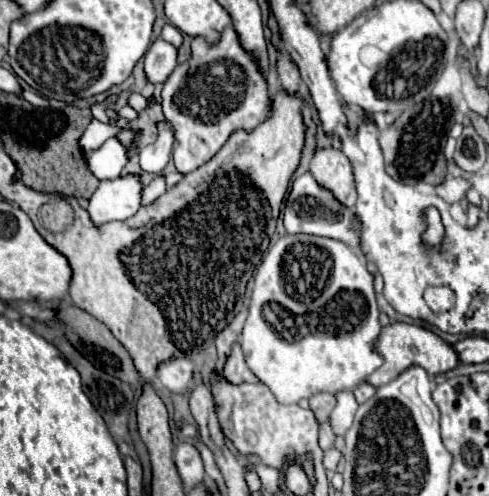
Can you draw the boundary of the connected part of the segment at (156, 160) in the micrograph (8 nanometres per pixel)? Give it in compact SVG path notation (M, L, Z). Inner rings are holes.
M168 122L158 124L158 140L150 146L144 146L140 150L140 168L144 172L152 172L152 174L160 174L166 164L170 162L170 150L172 150L172 142L174 142L174 132L172 126Z

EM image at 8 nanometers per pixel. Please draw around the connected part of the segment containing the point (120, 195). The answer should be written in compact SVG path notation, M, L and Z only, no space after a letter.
M136 176L104 180L90 196L88 214L92 224L108 224L114 220L128 220L140 208L142 186Z

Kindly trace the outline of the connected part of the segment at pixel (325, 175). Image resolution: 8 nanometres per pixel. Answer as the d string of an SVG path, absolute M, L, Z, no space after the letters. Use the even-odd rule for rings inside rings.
M334 148L318 150L310 162L310 172L322 188L328 188L336 200L340 200L340 204L354 208L356 184L352 176L352 164L344 152Z

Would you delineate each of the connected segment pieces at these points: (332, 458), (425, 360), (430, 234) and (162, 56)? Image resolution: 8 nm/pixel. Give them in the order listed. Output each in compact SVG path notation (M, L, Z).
M330 448L330 450L326 450L326 452L324 452L324 460L322 460L322 464L324 464L324 468L326 468L326 470L336 472L338 460L340 460L340 452L338 452L336 448Z
M394 322L394 324L388 324L380 330L380 336L376 338L376 352L384 358L384 364L376 372L372 372L372 376L368 376L368 380L366 380L374 388L388 384L400 372L404 372L404 368L408 368L412 364L422 366L432 376L438 376L438 374L448 372L458 366L458 356L450 344L446 344L442 338L438 338L434 332L430 332L422 326L404 324L404 322Z
M428 208L426 216L428 216L428 230L424 234L424 242L432 244L432 246L440 246L440 240L444 236L444 228L440 224L440 214L436 208Z
M156 38L156 42L144 54L146 80L152 84L164 82L176 68L176 58L178 58L178 50L172 44L164 42L162 38Z

